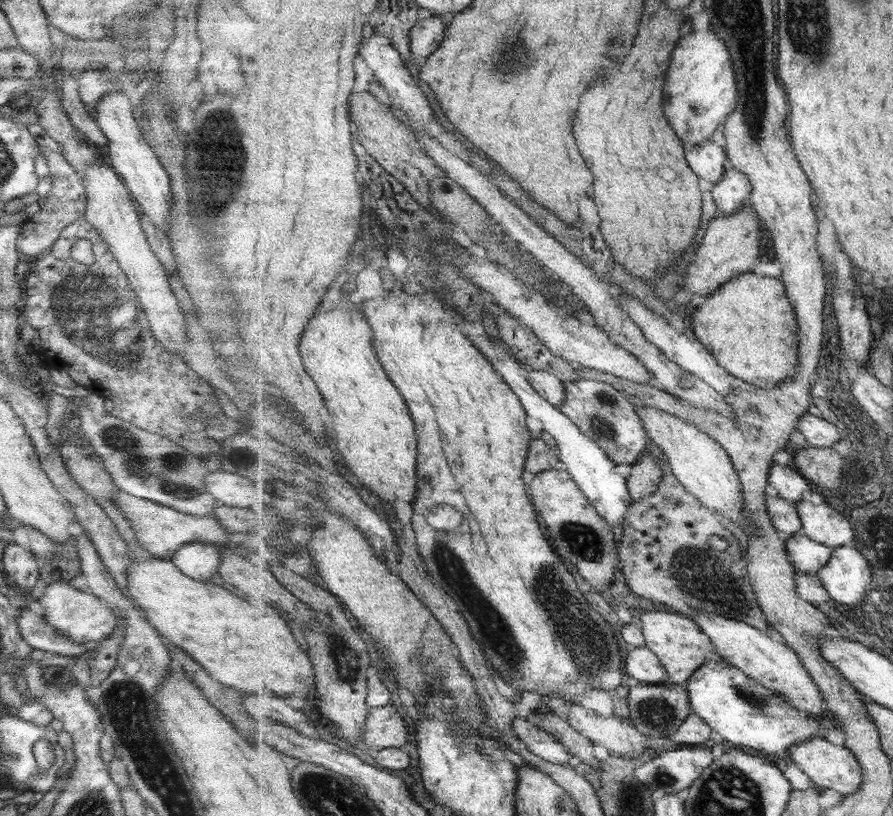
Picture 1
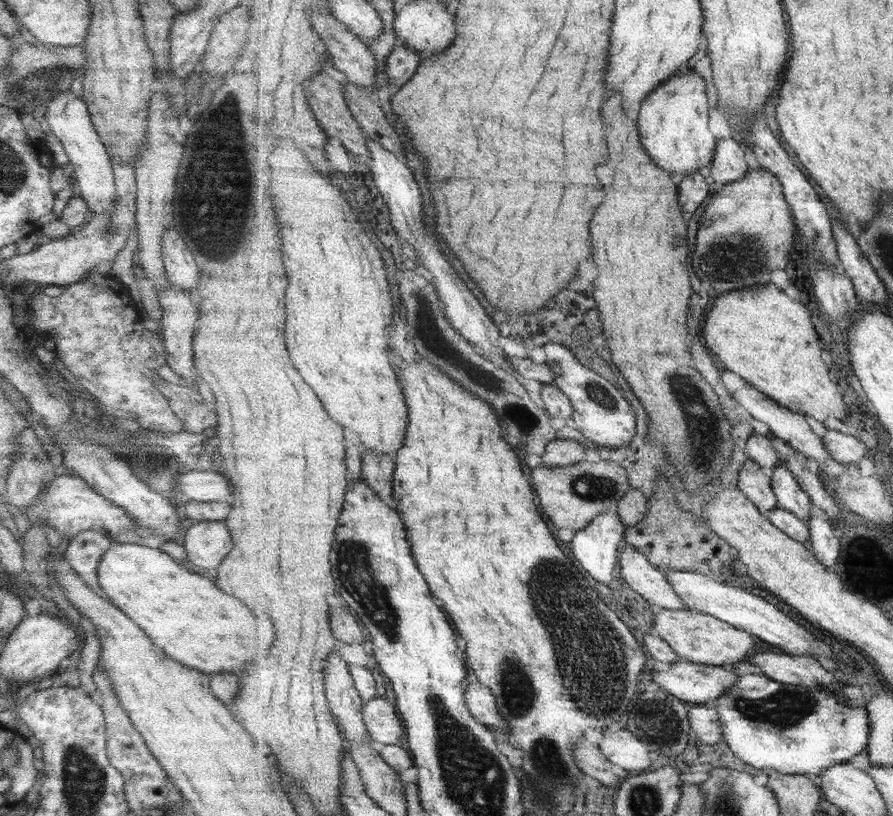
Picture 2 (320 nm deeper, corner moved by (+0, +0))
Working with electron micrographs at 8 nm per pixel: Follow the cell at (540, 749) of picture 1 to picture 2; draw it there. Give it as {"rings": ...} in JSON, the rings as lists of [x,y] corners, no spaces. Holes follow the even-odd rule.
{"rings":[[[481,681],[471,682],[466,686],[466,701],[469,712],[482,723],[490,728],[500,726],[506,729],[506,732],[510,732],[508,721],[504,719],[497,706],[497,698]]]}

